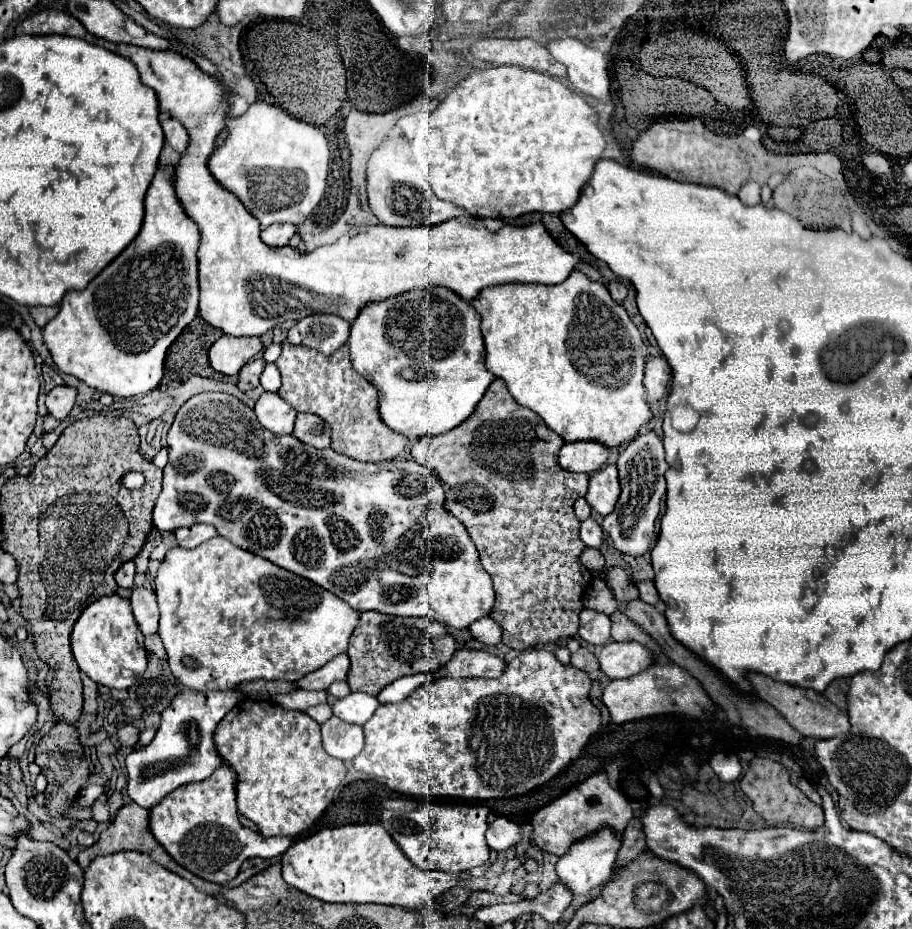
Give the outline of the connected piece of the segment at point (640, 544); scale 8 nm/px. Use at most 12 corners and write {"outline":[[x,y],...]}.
{"outline":[[641,434],[617,460],[621,496],[603,530],[621,554],[655,540],[669,464]]}

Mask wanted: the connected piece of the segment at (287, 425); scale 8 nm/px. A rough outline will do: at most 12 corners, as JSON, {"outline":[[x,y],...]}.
{"outline":[[263,392],[257,420],[273,434],[291,434],[297,410]]}

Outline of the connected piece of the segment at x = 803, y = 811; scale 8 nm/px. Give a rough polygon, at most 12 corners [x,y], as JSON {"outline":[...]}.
{"outline":[[753,758],[741,790],[771,826],[817,830],[823,808],[783,764]]}

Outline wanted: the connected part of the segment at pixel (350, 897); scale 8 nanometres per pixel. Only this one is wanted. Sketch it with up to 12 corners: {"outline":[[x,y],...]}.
{"outline":[[379,824],[323,828],[283,880],[323,902],[419,912],[459,878],[421,870]]}

